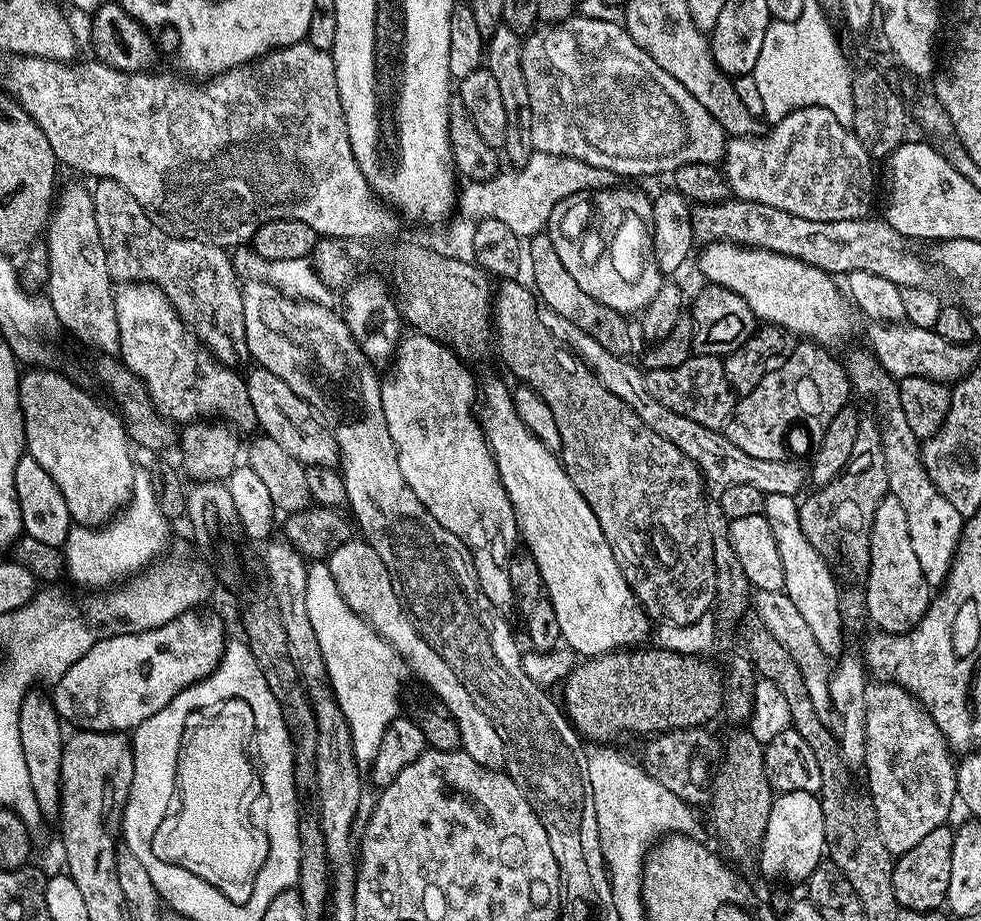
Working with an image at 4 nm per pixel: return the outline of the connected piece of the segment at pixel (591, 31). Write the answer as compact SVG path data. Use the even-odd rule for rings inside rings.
M573 14L563 20L561 24L551 25L542 31L544 32L535 31L529 35L524 40L524 49L522 50L522 74L526 74L526 90L530 94L530 106L526 110L530 117L530 123L526 128L526 140L529 145L536 140L535 144L531 146L533 149L545 151L551 156L569 156L572 159L580 159L590 166L610 170L620 178L624 178L624 176L656 176L659 172L675 174L687 164L719 165L725 159L726 133L720 123L710 114L710 110L706 110L706 106L702 106L702 102L698 102L698 98L694 98L694 94L690 94L690 90L686 90L686 86L682 86L673 76L666 74L666 70L662 70L662 66L658 66L658 62L654 62L650 58L650 54L646 54L646 50L639 48L630 38L626 29L617 21L615 24L612 20L595 20L592 16Z

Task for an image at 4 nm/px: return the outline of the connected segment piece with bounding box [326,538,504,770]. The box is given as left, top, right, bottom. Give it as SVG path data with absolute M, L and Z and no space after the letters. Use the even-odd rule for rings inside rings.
M363 538L347 540L326 558L326 575L334 580L338 594L342 594L350 610L357 612L383 640L390 642L390 646L415 676L417 674L436 694L435 699L444 704L446 710L450 710L450 714L454 714L454 722L458 722L460 731L462 751L470 754L474 762L486 769L503 769L504 743L502 738L498 738L498 730L494 730L494 722L490 722L486 714L482 714L482 710L474 706L474 698L470 698L470 690L466 690L458 674L454 674L454 670L450 670L450 666L446 666L442 657L414 630L403 606L400 605L400 595L396 593L390 570L386 562L382 562L378 550L374 550L374 546L370 546Z

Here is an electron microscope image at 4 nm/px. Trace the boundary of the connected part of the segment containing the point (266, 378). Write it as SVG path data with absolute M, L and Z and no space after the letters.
M259 366L253 367L253 371L245 377L247 388L247 398L250 411L252 410L255 418L262 426L261 431L274 438L294 459L299 460L301 464L307 466L310 464L328 464L328 452L336 452L336 441L332 439L327 431L306 430L308 426L308 416L306 412L310 410L307 401L290 390L286 384L277 375Z

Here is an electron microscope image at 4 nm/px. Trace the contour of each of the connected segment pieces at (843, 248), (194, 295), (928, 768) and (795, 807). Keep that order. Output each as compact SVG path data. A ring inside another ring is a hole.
M735 198L722 204L697 207L692 213L696 240L700 242L731 241L743 246L765 248L800 259L831 274L864 271L866 274L880 275L900 289L923 289L928 280L927 262L883 218L872 219L814 222L810 218L798 218L749 200Z
M97 179L91 189L94 202L94 218L98 222L100 241L106 254L109 273L120 282L147 282L163 290L166 298L180 315L184 325L192 329L197 338L209 349L223 365L232 366L241 355L245 355L244 319L242 318L241 285L236 284L236 272L228 261L229 253L202 240L181 240L163 232L149 218L144 207L140 205L117 180Z
M876 678L865 686L864 732L862 757L864 768L868 771L868 792L872 809L876 812L878 834L893 857L906 850L914 850L930 830L938 830L949 823L952 803L957 803L956 764L948 751L948 739L934 722L928 709L916 697L907 692L901 684L887 678Z
M810 791L779 793L772 802L761 849L756 858L758 870L772 880L803 883L823 860L826 850L825 822L821 797Z

